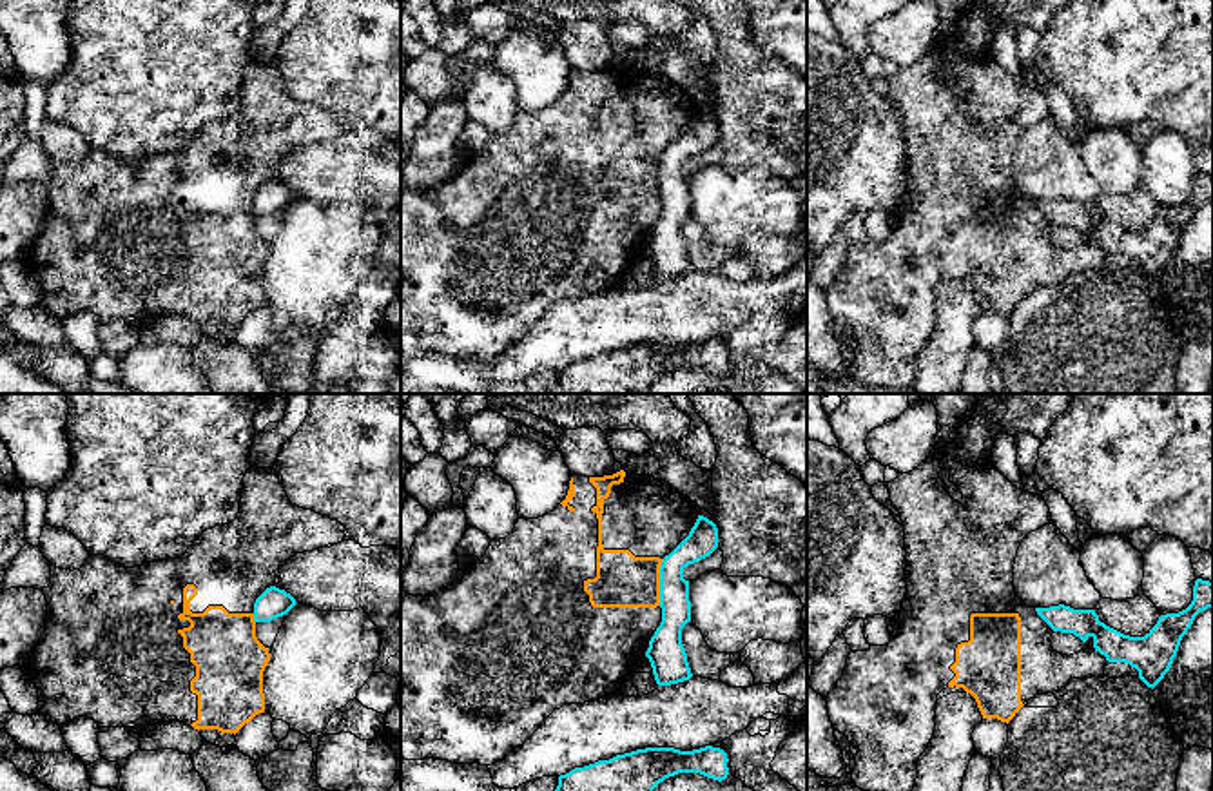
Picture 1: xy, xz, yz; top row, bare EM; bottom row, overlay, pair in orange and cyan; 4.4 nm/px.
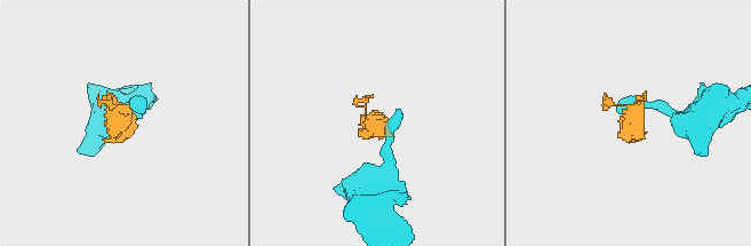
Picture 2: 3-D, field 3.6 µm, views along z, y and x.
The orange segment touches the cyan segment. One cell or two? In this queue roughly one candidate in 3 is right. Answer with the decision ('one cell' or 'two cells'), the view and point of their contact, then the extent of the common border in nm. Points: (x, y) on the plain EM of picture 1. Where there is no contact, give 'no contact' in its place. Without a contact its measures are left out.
two cells | xz (659, 176) | 200 nm

